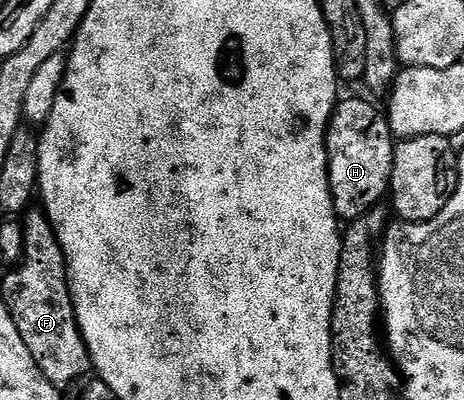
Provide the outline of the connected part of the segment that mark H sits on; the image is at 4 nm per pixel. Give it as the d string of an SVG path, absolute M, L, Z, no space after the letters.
M357 96L350 100L338 99L329 120L329 129L325 131L329 189L333 209L341 222L352 222L366 216L382 203L381 199L386 199L389 191L395 137L389 129L388 115L382 109L380 112L372 99L364 99L360 100Z

